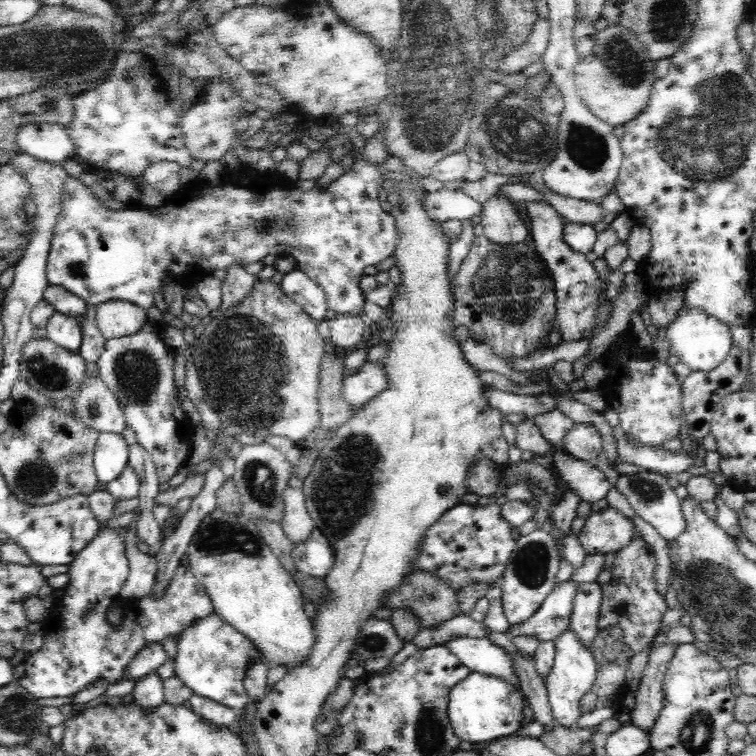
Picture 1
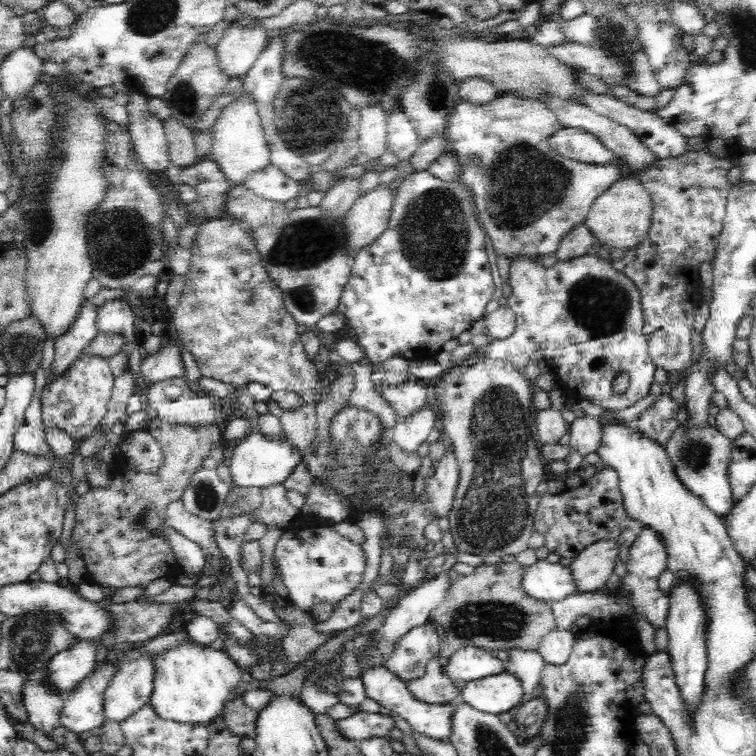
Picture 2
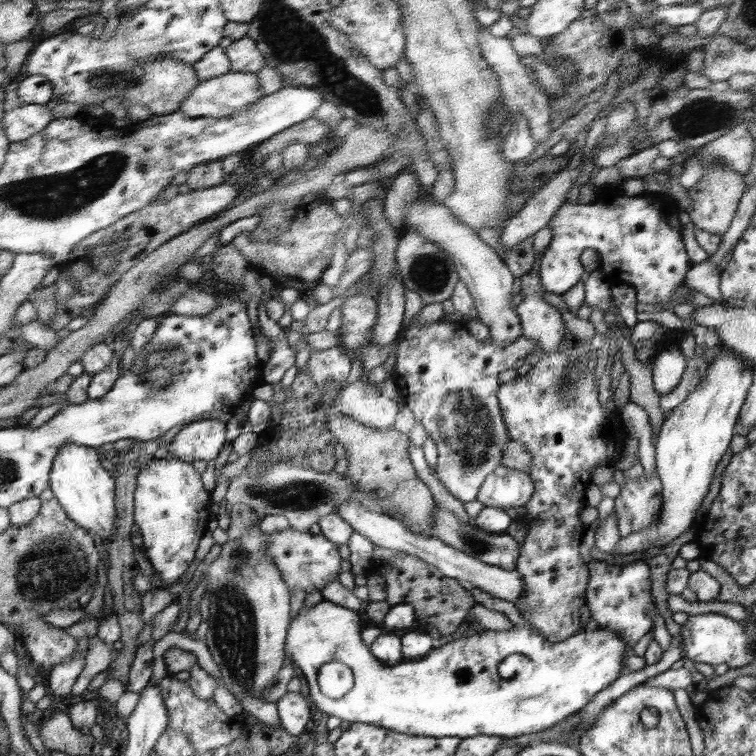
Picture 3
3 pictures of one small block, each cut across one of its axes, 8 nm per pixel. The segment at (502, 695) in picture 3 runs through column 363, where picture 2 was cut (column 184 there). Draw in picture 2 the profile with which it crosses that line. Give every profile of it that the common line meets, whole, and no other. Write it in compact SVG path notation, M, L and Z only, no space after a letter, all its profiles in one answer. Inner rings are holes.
M184 642L174 650L164 650L155 656L153 666L153 691L148 703L160 719L176 724L208 726L222 716L227 696L242 681L242 670L228 653L197 642Z

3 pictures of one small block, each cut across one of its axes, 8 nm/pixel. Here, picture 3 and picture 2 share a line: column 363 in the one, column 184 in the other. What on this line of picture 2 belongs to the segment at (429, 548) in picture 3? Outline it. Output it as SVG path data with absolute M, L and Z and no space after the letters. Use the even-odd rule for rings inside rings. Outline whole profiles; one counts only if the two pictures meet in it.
M182 499L172 501L166 507L165 513L165 524L167 527L198 543L204 554L210 553L213 558L218 558L221 550L217 542L214 541L211 520L204 520L199 516L190 514L184 509Z

